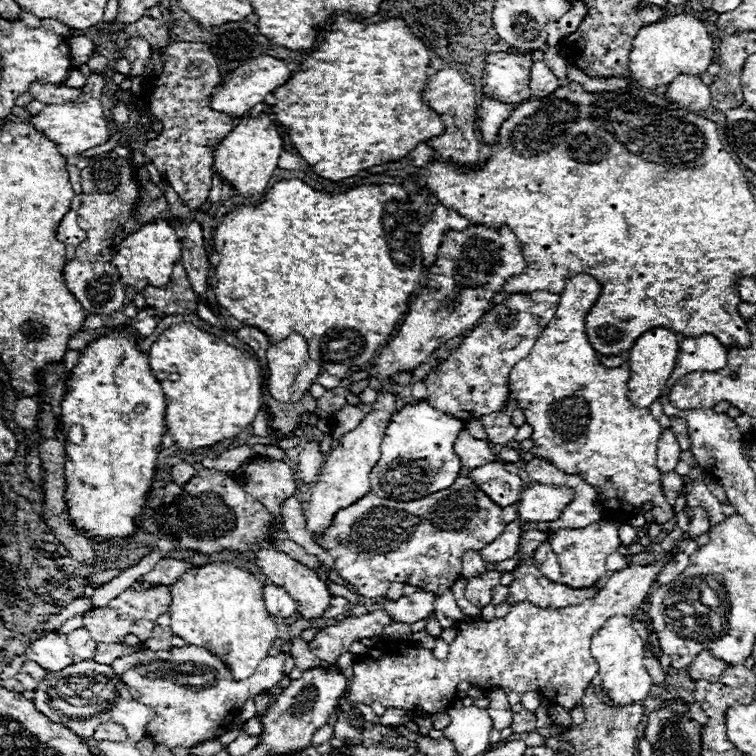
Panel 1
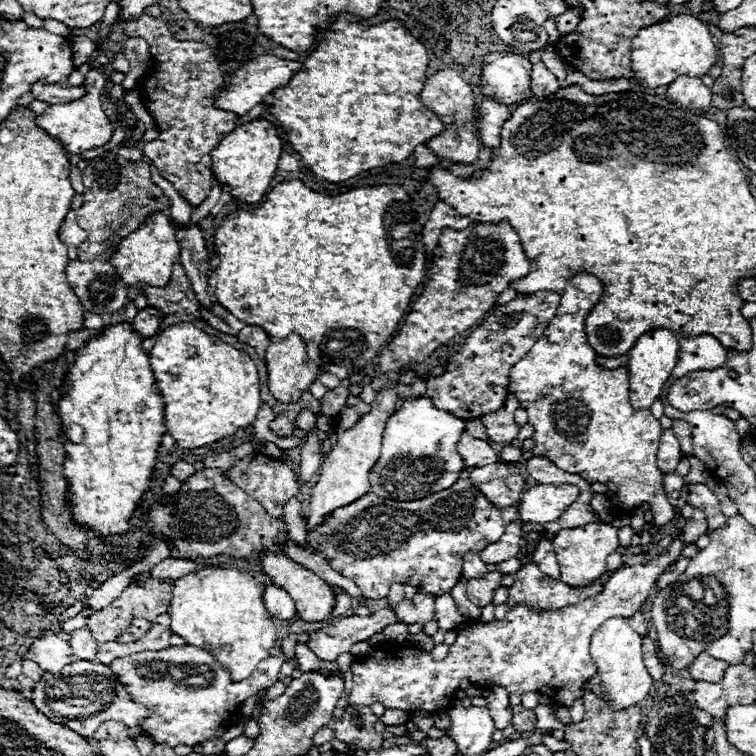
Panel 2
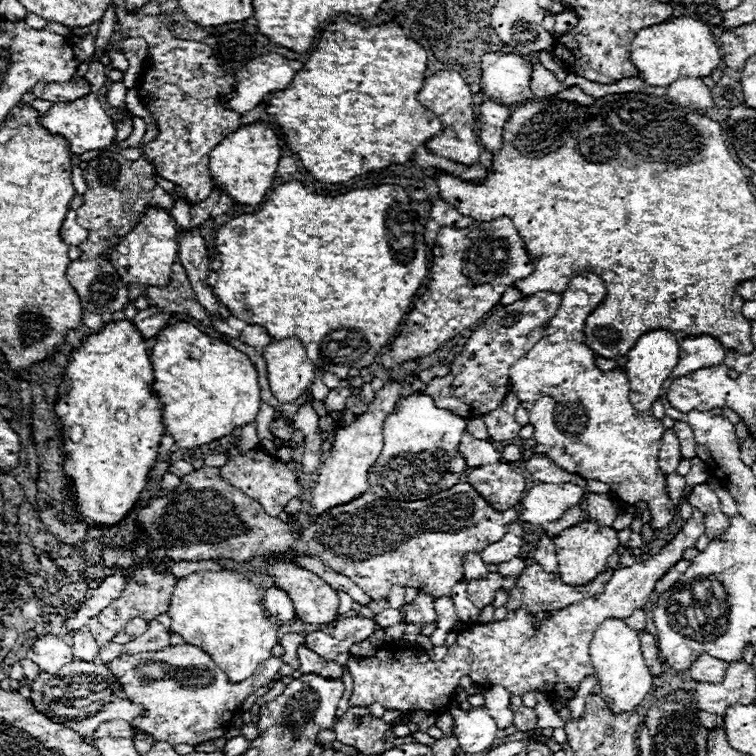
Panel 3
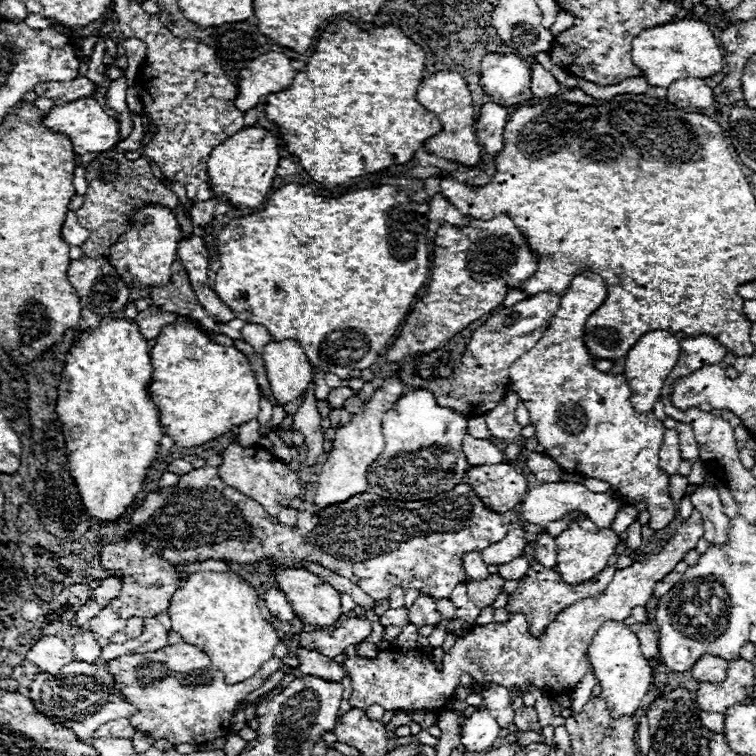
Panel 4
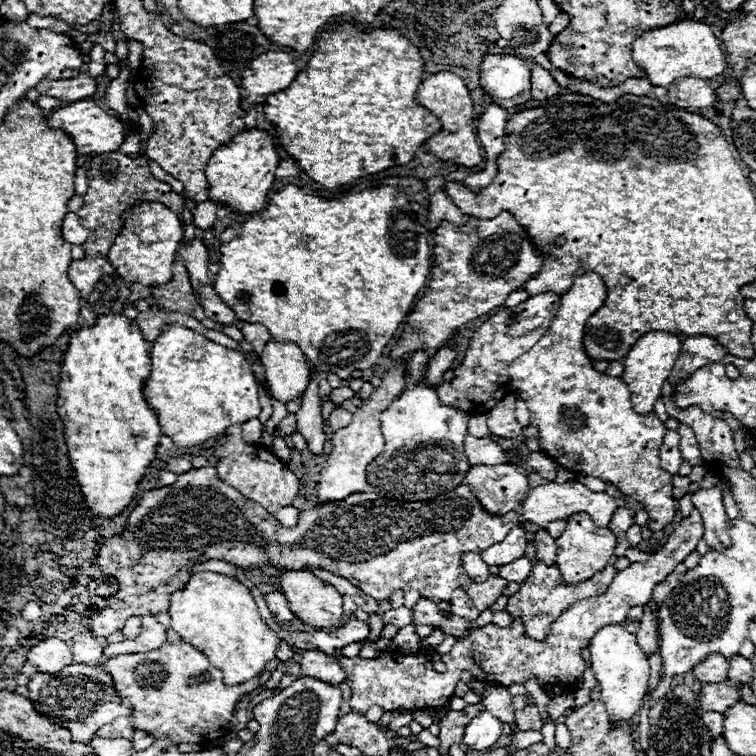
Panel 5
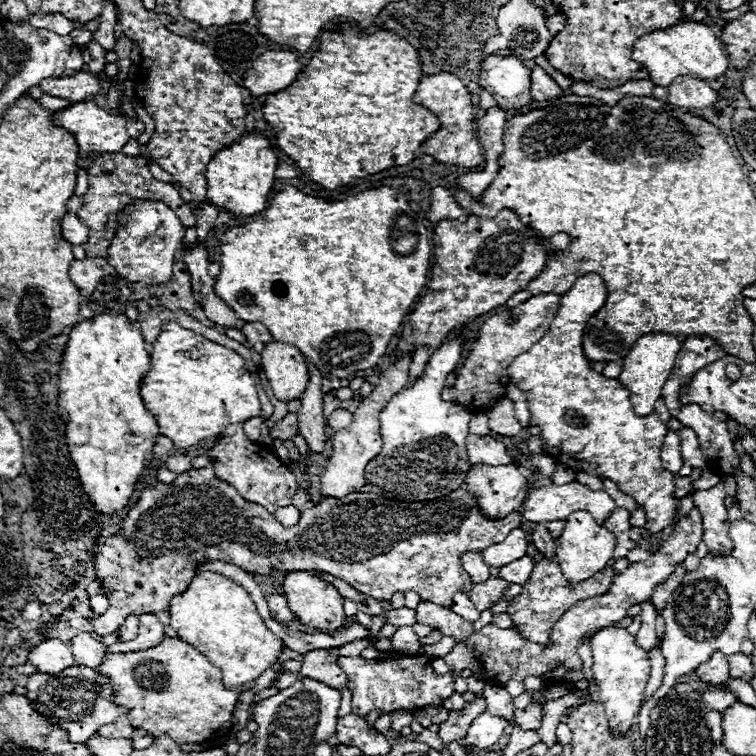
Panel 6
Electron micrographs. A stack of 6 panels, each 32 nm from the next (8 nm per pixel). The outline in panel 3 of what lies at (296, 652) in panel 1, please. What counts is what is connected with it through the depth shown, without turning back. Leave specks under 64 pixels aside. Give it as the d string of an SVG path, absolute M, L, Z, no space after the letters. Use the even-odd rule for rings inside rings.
M298 646L298 660L300 660L300 672L302 674L318 674L324 678L342 678L344 670L340 664L326 660L322 656L318 656L316 652L308 650L306 646Z

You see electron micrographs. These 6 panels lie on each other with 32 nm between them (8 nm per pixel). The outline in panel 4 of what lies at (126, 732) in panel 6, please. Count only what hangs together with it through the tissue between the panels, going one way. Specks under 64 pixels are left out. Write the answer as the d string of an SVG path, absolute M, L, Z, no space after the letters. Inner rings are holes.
M118 718L118 720L112 720L108 724L102 724L96 730L94 738L110 738L110 736L112 738L132 738L134 732L136 730L130 726L130 722L126 718Z

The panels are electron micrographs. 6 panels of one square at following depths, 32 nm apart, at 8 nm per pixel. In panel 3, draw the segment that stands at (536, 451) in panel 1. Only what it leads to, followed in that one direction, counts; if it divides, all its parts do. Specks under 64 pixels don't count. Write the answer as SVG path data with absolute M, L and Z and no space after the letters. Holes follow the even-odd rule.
M582 272L580 276L570 280L568 288L562 294L562 304L554 320L550 320L542 340L510 368L510 392L518 396L518 400L530 414L530 424L536 428L536 454L548 456L556 466L566 472L578 474L584 480L600 480L610 484L610 494L614 496L614 500L620 502L620 506L646 502L652 514L652 528L658 530L664 528L676 514L666 490L666 474L658 468L658 448L662 442L664 426L652 416L650 410L636 412L632 408L628 400L630 388L624 370L602 372L594 364L594 352L586 346L584 338L584 322L592 314L592 310L604 300L604 296L604 282L592 272Z

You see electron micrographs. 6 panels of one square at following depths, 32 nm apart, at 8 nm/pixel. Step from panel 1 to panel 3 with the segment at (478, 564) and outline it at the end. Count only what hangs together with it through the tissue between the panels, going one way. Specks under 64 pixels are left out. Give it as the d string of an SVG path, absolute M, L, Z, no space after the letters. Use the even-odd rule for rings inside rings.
M468 552L464 556L464 578L466 580L482 580L482 576L486 576L486 562L480 558L480 554L476 552Z

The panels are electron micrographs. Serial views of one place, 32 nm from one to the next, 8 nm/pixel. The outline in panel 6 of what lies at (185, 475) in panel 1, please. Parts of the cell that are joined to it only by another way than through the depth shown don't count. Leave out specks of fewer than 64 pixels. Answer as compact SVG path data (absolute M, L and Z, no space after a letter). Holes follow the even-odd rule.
M184 454L168 456L166 462L164 462L164 466L166 466L170 472L174 472L174 474L180 474L180 472L186 472L188 468L192 468L192 466L190 466L190 458L186 458Z

